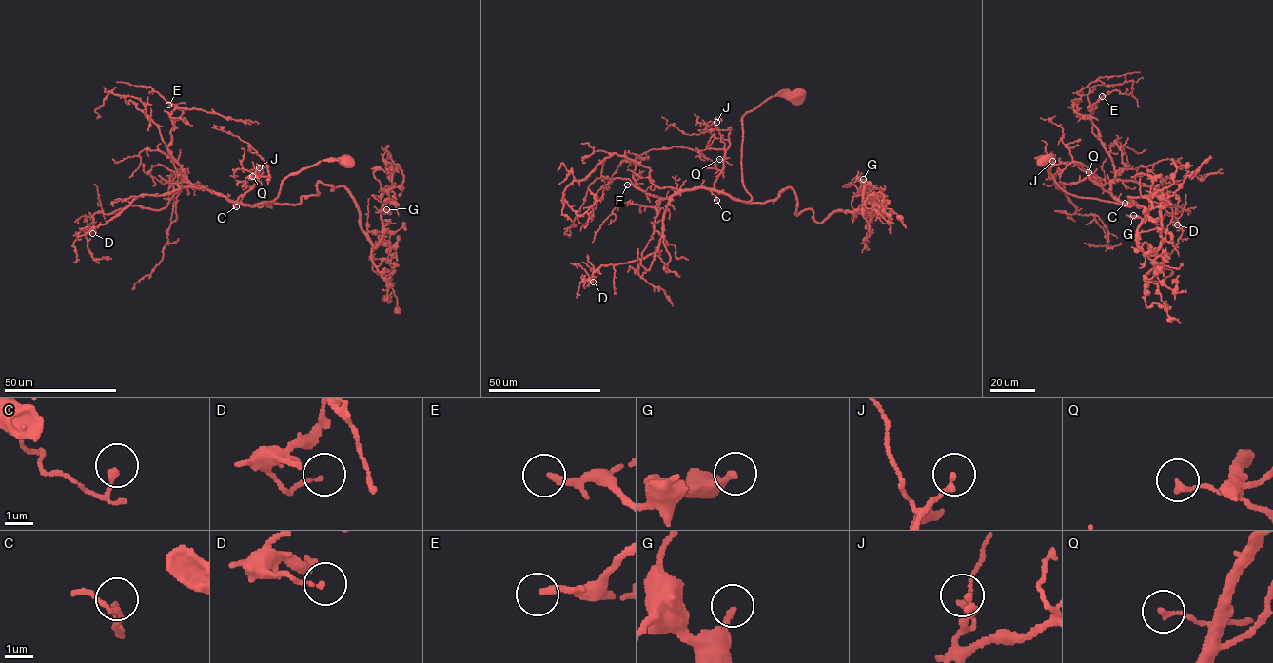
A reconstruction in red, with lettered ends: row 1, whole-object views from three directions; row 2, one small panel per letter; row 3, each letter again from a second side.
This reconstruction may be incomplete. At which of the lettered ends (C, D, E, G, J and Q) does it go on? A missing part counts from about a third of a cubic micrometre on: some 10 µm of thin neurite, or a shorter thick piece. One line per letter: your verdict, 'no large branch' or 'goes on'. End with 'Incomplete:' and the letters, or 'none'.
C: no large branch
D: no large branch
E: goes on
G: no large branch
J: no large branch
Q: no large branch
Incomplete: E

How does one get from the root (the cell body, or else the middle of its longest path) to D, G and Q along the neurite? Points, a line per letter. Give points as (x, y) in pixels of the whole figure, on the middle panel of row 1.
D: (799, 97), (772, 96), (742, 119), (752, 199), (675, 193), (657, 251), (601, 265), (593, 282)
G: (799, 97), (742, 117), (752, 199), (736, 200), (790, 187), (797, 214), (822, 223), (858, 207), (863, 179)
Q: (799, 97), (772, 96), (742, 119), (742, 183), (749, 201), (714, 189), (723, 165), (719, 159)

